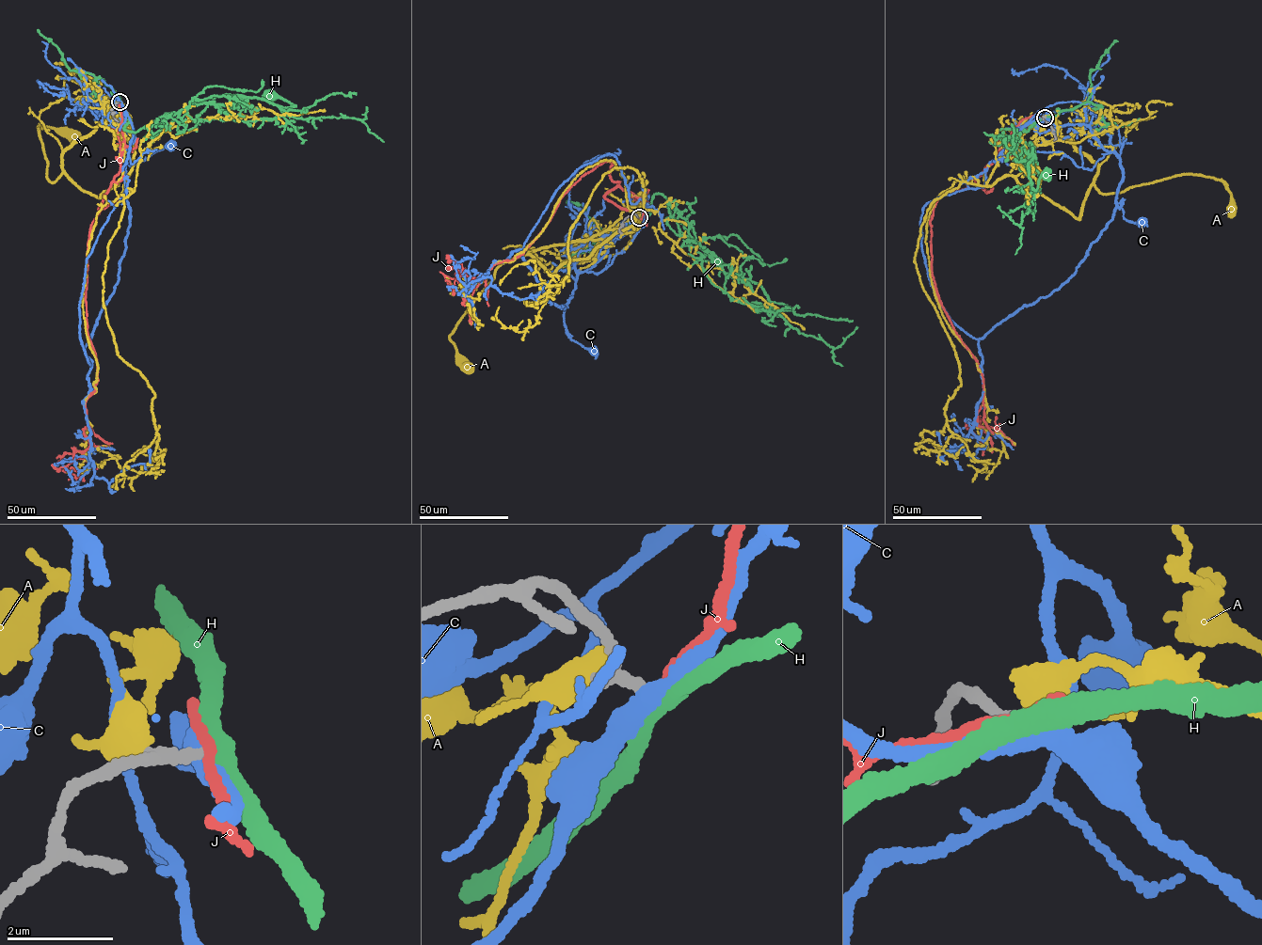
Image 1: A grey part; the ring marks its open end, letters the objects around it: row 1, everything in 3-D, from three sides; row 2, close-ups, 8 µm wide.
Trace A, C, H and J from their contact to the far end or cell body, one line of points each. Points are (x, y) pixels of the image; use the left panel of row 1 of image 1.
A: (118, 102), (131, 126), (121, 119), (105, 119), (63, 151), (63, 173), (50, 181), (38, 127), (71, 134)
C: (119, 102), (119, 106), (112, 96), (112, 111), (105, 115), (113, 122), (121, 159), (128, 165), (169, 145)
H: (119, 102), (130, 119), (123, 129), (134, 132), (216, 96), (295, 105), (271, 96)
J: (119, 102), (125, 146), (87, 244), (98, 380), (85, 404), (89, 447), (65, 469), (79, 474), (71, 468)

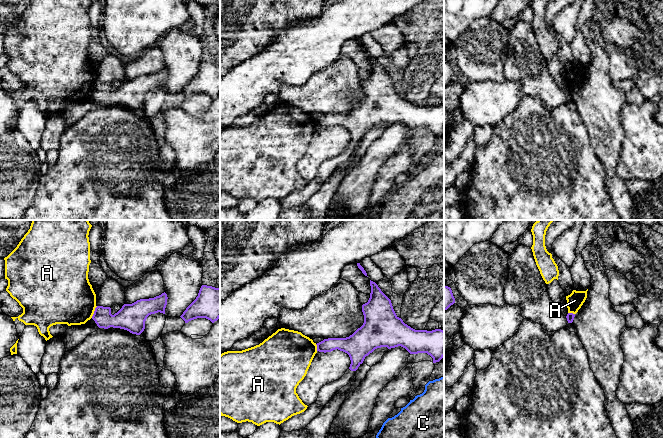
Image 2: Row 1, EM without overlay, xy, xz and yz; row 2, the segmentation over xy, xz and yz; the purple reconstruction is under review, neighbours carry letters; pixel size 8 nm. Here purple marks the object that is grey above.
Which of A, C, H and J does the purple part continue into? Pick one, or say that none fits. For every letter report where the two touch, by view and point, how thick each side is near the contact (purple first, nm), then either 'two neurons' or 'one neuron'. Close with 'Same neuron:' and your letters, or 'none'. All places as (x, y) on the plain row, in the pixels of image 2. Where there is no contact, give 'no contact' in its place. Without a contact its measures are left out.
A: meets purple in xy at (94, 88); 160 nm thick on the purple side, 440 nm on the other; two neurons
C: no contact; two neurons
H: no contact; one neuron
J: no contact; two neurons
Same neuron: H

